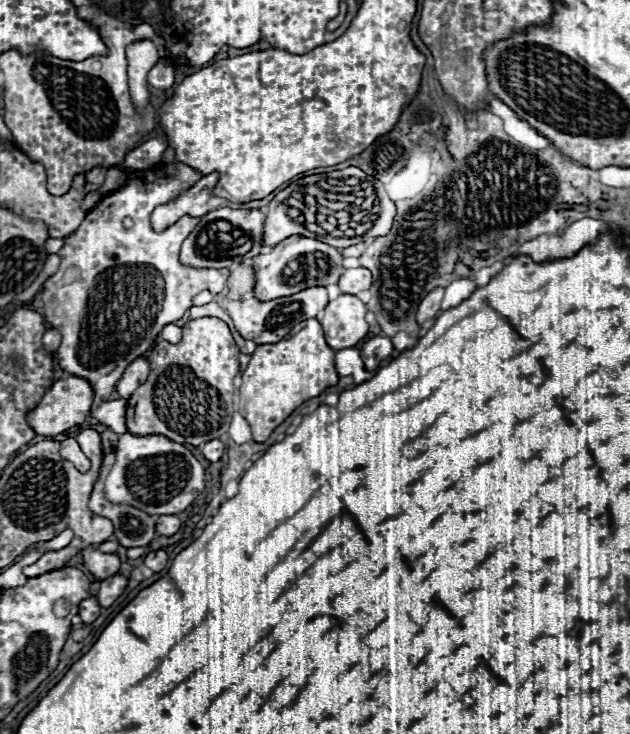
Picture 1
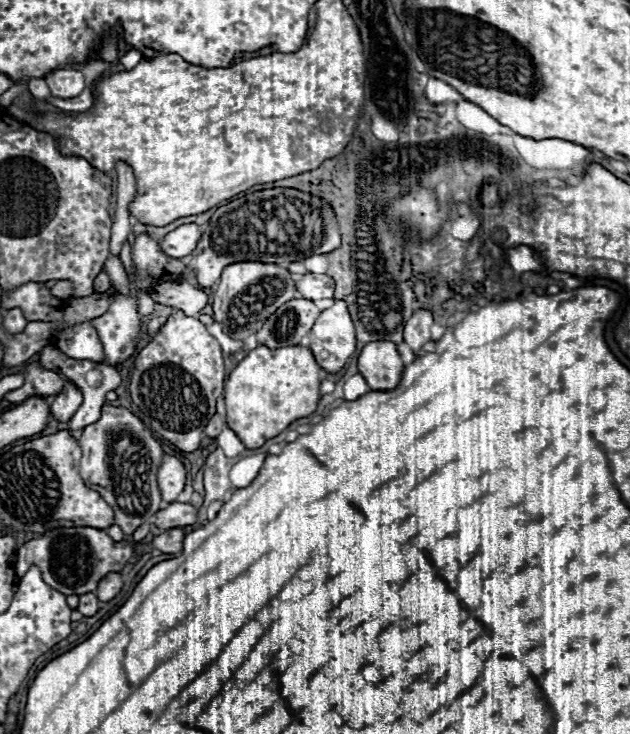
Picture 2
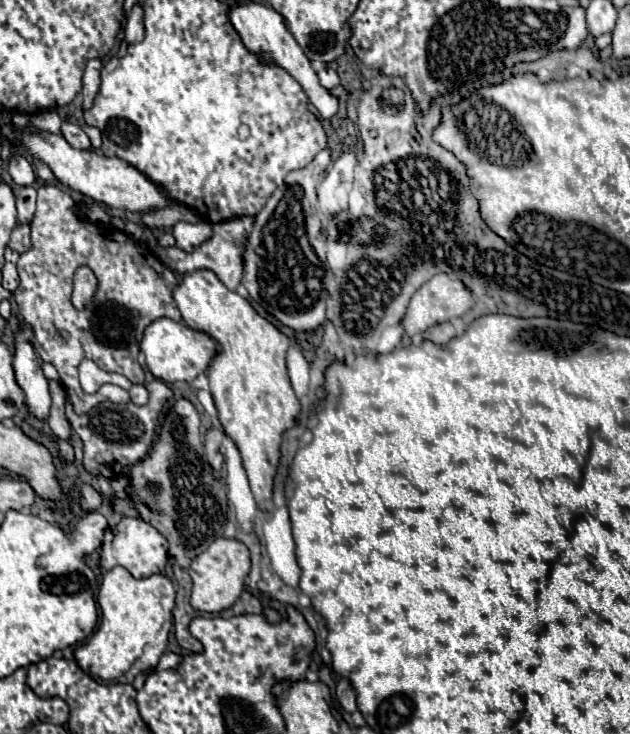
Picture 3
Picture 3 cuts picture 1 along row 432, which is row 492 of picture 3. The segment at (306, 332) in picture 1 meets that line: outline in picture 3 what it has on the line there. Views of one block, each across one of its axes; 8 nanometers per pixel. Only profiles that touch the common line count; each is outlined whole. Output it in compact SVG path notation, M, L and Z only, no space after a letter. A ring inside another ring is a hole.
M196 270L196 272L184 274L178 286L174 288L172 298L176 306L180 308L184 322L190 328L210 334L220 344L220 352L216 354L216 358L212 360L208 368L210 390L218 408L220 424L224 426L228 436L236 440L236 446L240 448L254 500L258 508L264 508L264 502L272 498L272 480L280 460L282 432L296 424L296 416L300 410L300 402L292 390L292 384L286 372L286 352L288 352L290 340L274 324L262 318L246 298L242 298L238 292L228 290L212 270Z

